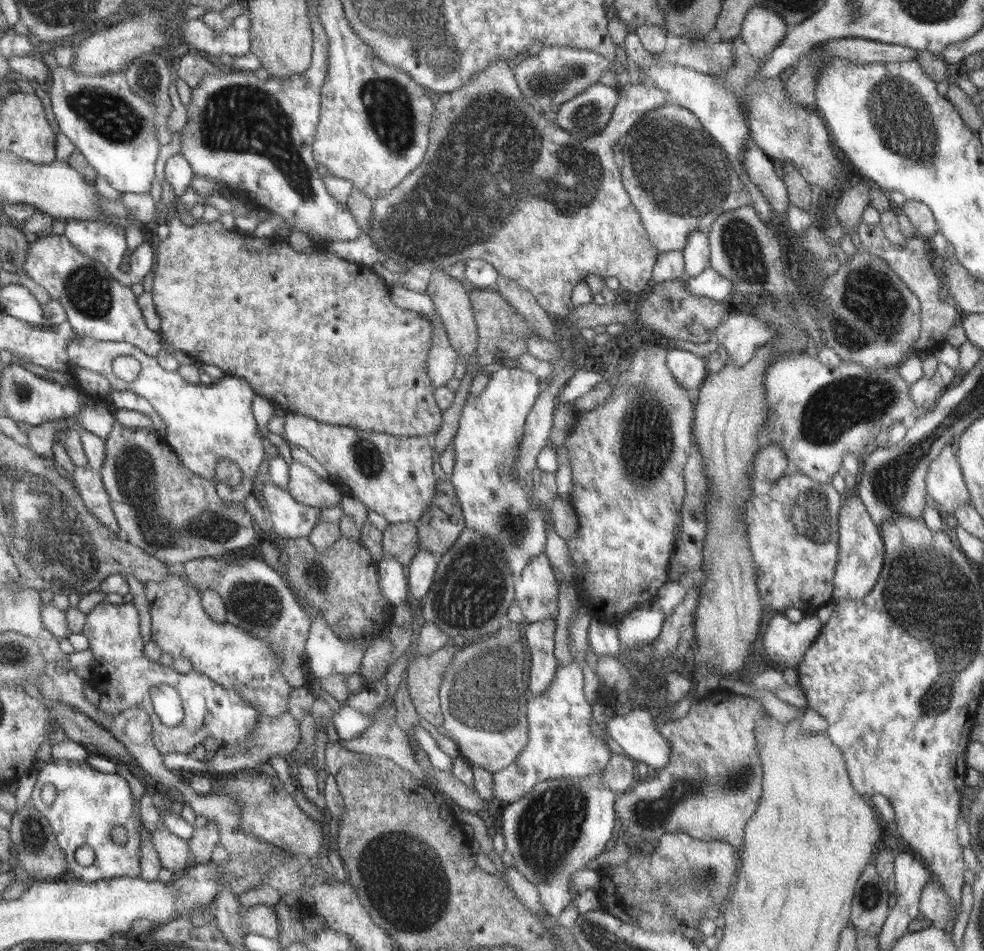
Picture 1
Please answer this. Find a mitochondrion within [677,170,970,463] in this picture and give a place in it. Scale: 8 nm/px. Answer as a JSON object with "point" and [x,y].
{"point":[869,310]}

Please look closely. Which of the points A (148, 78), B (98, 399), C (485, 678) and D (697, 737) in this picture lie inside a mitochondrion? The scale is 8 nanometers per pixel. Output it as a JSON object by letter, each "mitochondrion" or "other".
{"A":"mitochondrion","B":"other","C":"mitochondrion","D":"other"}

